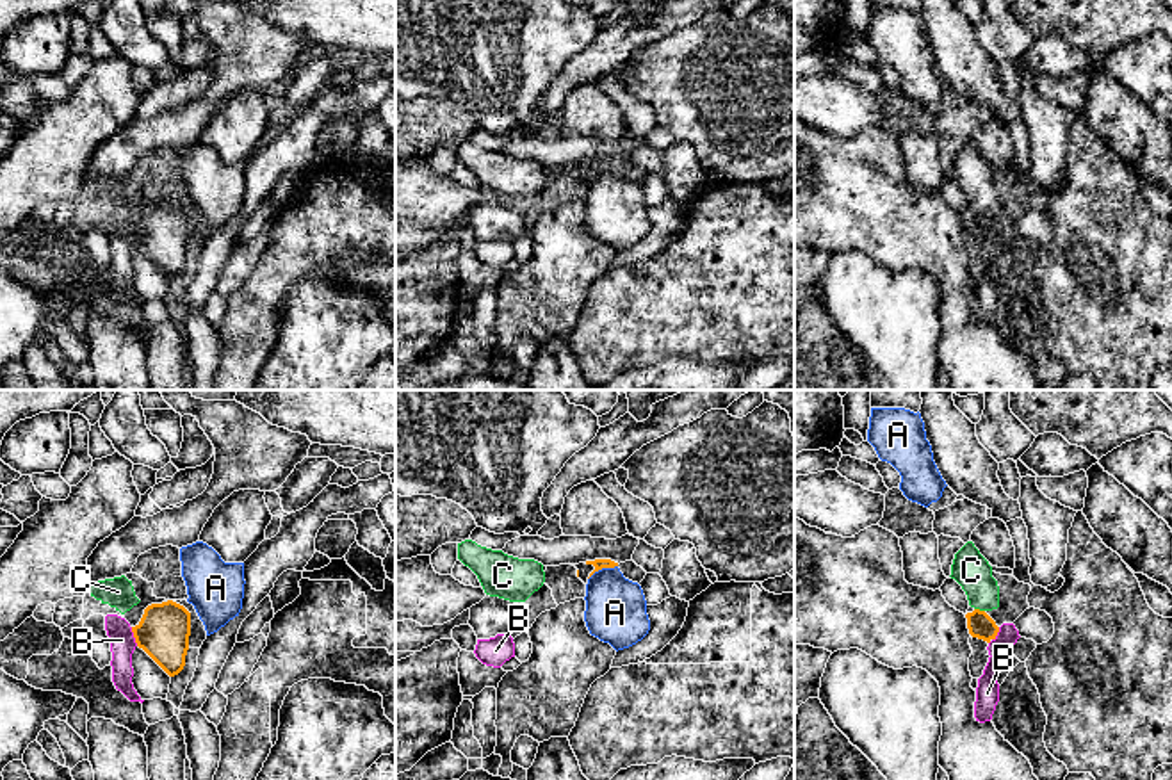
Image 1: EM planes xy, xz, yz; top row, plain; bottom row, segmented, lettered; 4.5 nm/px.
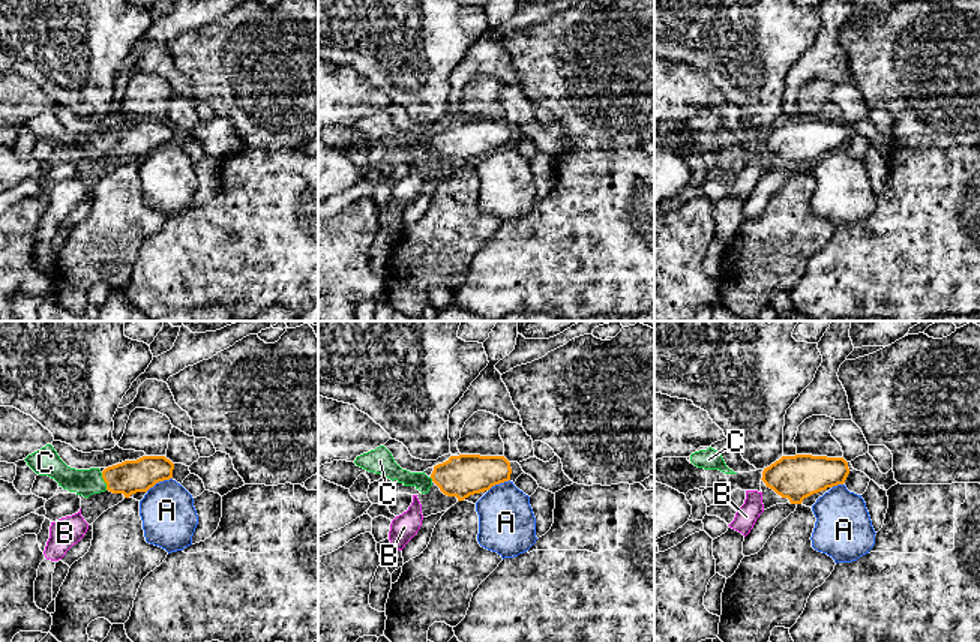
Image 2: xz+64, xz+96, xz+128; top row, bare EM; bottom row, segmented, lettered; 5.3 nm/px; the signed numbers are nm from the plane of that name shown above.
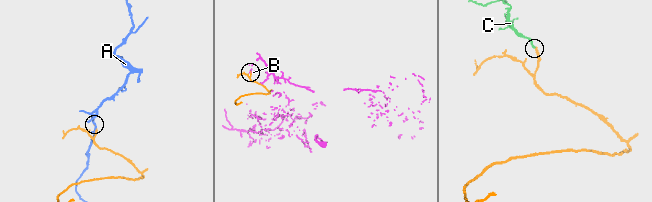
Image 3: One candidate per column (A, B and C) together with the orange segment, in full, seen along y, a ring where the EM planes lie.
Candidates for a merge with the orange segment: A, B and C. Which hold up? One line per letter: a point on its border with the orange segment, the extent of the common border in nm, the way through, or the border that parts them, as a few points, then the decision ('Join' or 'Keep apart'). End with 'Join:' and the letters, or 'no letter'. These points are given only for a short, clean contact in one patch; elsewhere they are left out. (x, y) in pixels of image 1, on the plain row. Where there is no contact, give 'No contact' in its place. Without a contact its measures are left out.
A: Touches orange at xz (602, 168). Shared border 150 nm. Keep apart
B: Touches orange at xy (134, 237). Shared border 90 nm. Boundary: xy (130, 228), (138, 246). Keep apart
C: Touches orange at yz (978, 211). Shared border 50 nm. Path across: yz (980, 227), (978, 211), (978, 184), (971, 171). Join
Join: C

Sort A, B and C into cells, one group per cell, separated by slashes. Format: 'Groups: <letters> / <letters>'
Groups: A / B / C

